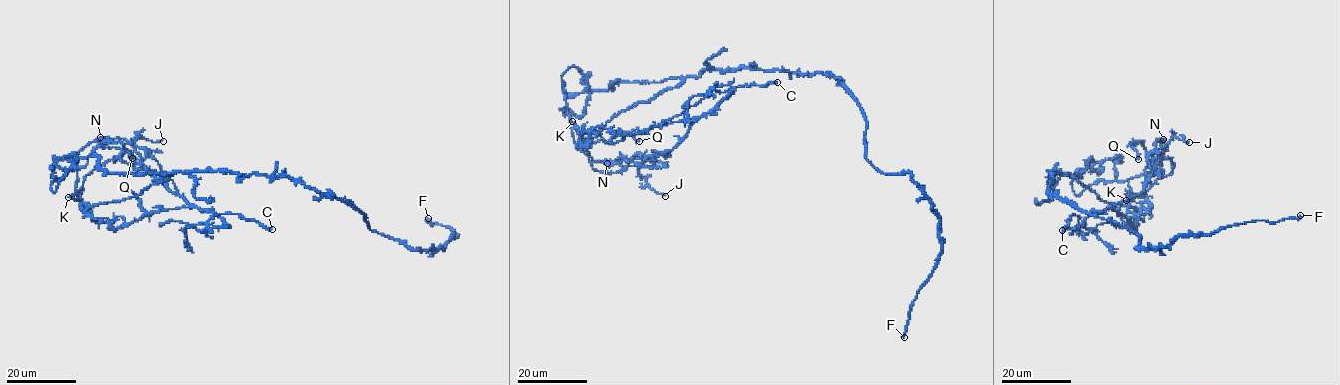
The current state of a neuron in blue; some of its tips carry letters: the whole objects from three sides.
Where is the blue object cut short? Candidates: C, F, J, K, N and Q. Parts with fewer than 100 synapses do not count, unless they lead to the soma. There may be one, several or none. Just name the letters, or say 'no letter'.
F

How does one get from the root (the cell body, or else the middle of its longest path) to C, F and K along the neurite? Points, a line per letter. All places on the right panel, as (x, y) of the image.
C: (1064, 174), (1105, 202), (1145, 211), (1128, 221), (1133, 231), (1107, 208), (1074, 230), (1071, 215), (1062, 230)
F: (1064, 174), (1051, 174), (1051, 194), (1131, 230), (1140, 238), (1137, 248), (1163, 248), (1180, 236), (1300, 215)
K: (1064, 174), (1093, 160), (1079, 195), (1155, 171), (1163, 148), (1150, 164), (1172, 172), (1126, 200)

